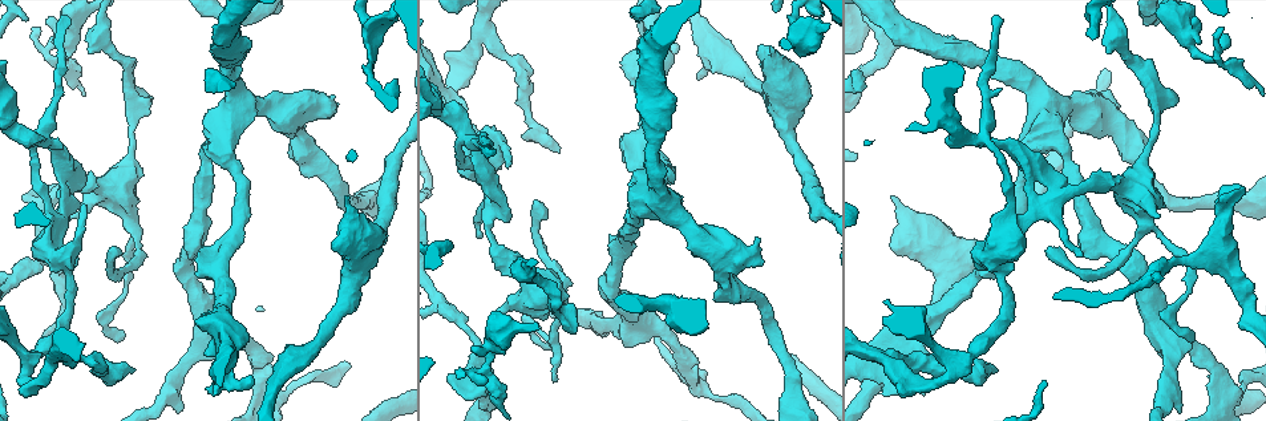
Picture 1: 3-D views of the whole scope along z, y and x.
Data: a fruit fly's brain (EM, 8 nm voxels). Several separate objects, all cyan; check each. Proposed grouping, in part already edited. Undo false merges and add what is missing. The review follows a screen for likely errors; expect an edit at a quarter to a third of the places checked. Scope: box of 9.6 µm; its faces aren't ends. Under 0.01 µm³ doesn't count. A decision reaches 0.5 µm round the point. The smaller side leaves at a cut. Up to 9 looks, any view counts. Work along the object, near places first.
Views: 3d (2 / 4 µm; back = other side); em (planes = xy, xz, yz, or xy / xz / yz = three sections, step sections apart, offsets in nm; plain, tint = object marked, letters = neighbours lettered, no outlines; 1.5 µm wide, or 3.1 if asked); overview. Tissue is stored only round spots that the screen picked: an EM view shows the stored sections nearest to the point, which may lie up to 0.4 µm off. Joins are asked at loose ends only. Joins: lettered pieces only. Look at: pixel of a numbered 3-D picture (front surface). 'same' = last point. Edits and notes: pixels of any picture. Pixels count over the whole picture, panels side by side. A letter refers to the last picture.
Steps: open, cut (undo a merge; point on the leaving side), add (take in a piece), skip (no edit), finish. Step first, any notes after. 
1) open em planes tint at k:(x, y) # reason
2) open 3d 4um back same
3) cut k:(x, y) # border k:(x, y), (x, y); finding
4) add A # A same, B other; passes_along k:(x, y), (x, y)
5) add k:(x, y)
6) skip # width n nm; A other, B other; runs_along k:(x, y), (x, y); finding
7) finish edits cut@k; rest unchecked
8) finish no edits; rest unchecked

open 3d 4um at 1:(336, 244) # branch stops here

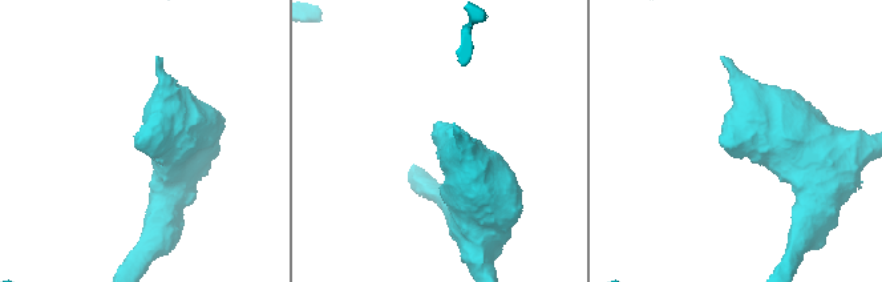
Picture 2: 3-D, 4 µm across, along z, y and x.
open em planes letters at 2:(139, 139)

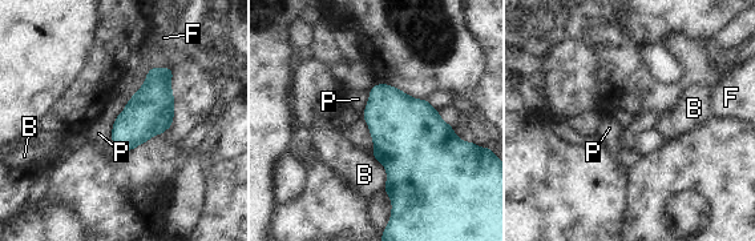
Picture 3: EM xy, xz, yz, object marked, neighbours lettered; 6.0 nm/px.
skip # width 240 nm; longest_contact B 220 nm; B other, F other, P other; none of them fits

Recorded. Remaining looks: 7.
open em planes letters at 1:(698, 80) # an open end

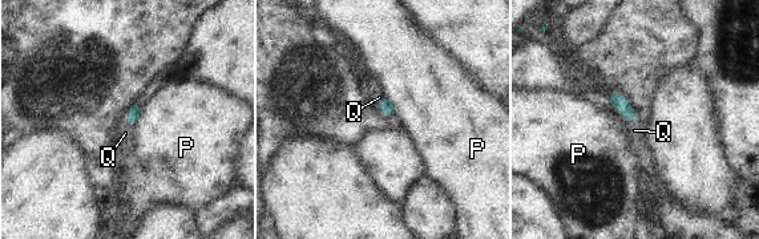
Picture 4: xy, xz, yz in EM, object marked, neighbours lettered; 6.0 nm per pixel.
add Q # P other, Q same; passes_along 4:(621, 104), (625, 118), (634, 130); the cell continues

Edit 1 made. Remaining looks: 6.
open overview # see it whole again

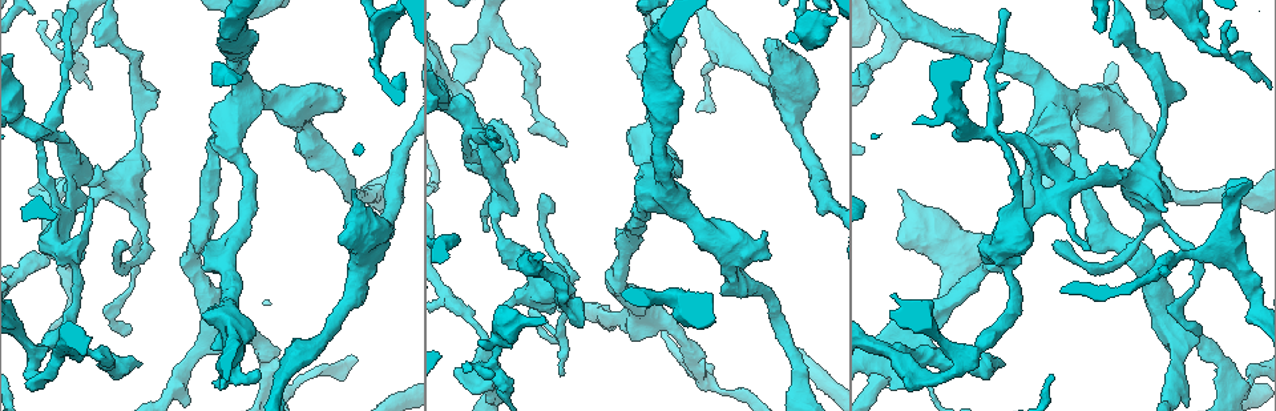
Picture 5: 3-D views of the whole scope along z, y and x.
open em xz step 4 tint at 5:(554, 342) # free end

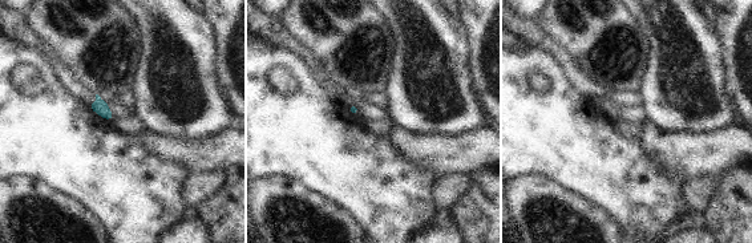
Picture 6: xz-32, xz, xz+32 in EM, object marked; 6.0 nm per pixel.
open em planes letters same # another direction

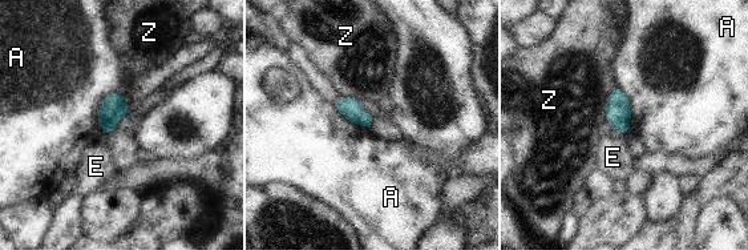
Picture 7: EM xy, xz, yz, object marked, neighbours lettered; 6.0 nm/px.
skip # width 100 nm; A other, E other, Z other; none of them fits

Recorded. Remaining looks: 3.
open 3d 4um at 5:(549, 312)

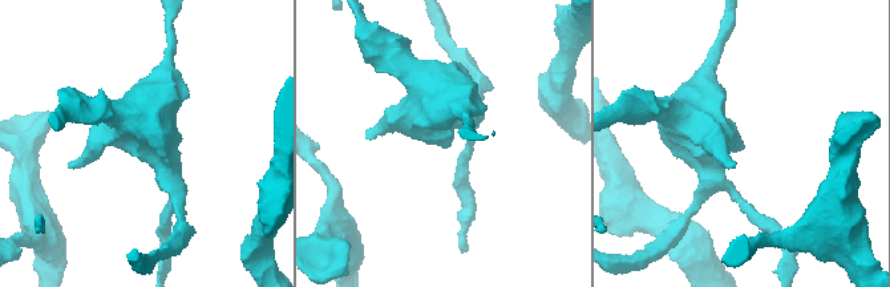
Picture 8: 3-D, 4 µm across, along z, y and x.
open em planes letters at 8:(446, 145) # now the EM

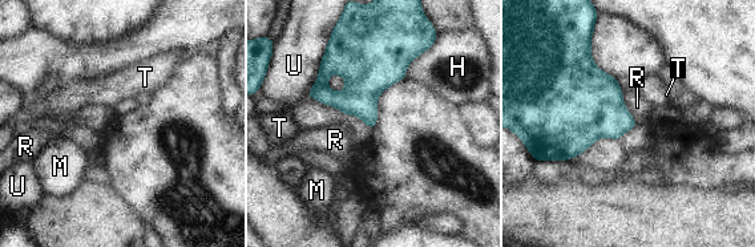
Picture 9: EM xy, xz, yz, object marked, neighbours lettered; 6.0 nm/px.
skip # H other, M other, R other, T other, U other; border 9:(621, 89), (624, 105), (636, 122); none of them fits

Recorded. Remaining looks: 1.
finish edits add@4; rest unchecked

